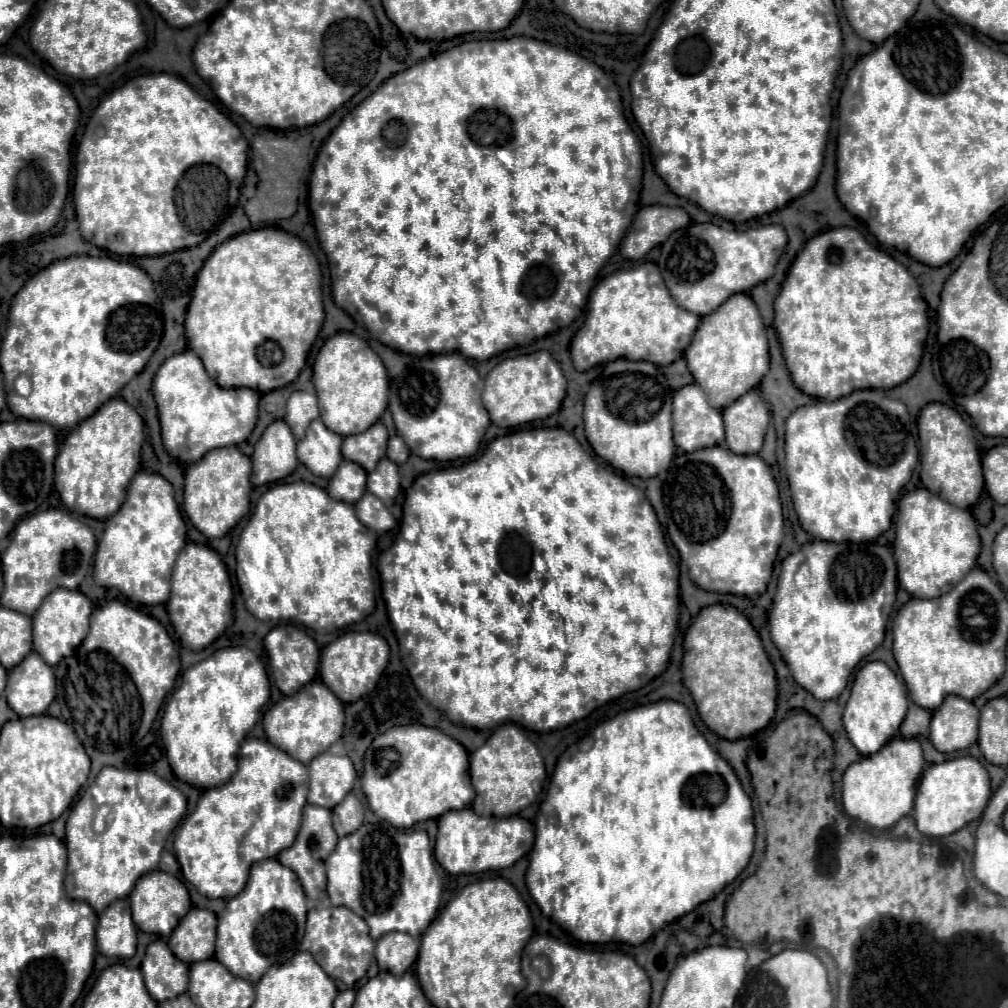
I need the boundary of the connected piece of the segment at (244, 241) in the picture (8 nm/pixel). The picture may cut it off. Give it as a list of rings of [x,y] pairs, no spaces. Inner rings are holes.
[[[262,228],[262,230],[250,230],[250,232],[244,232],[244,234],[238,234],[230,240],[226,240],[224,244],[220,244],[212,256],[204,262],[202,270],[198,272],[196,276],[196,286],[194,286],[194,296],[190,300],[190,306],[186,310],[186,320],[184,320],[184,328],[186,328],[186,338],[188,338],[188,346],[190,350],[194,350],[200,360],[204,362],[204,368],[208,372],[210,378],[214,378],[222,388],[252,388],[260,394],[266,394],[270,390],[276,390],[276,388],[282,388],[286,384],[290,384],[292,380],[298,378],[300,370],[304,368],[306,364],[306,354],[310,350],[310,346],[314,344],[320,328],[322,328],[322,322],[324,322],[324,306],[322,306],[322,292],[320,292],[320,264],[316,260],[316,256],[312,254],[312,250],[296,236],[292,234],[286,234],[284,230],[272,230],[272,228]],[[264,340],[272,340],[272,342],[278,342],[278,346],[282,348],[284,352],[284,358],[282,362],[274,364],[274,366],[262,366],[256,358],[256,348],[264,342]]]

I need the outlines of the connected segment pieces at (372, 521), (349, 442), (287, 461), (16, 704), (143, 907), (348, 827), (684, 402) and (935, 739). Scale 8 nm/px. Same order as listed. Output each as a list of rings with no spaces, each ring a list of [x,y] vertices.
[[[366,492],[356,504],[356,514],[358,514],[358,520],[368,526],[370,530],[374,532],[388,532],[396,526],[396,520],[392,518],[392,514],[386,510],[386,506],[374,498],[374,494]]]
[[[376,422],[374,426],[370,426],[370,430],[362,434],[346,436],[342,442],[342,456],[370,472],[376,468],[378,460],[386,456],[386,442],[388,432],[382,422]]]
[[[274,420],[254,446],[252,484],[262,486],[284,480],[298,466],[296,438],[284,420]]]
[[[30,652],[14,670],[8,672],[4,690],[8,706],[18,716],[44,714],[56,696],[56,678],[40,654]]]
[[[152,870],[150,874],[144,874],[138,880],[138,886],[134,886],[130,894],[130,906],[132,906],[132,918],[134,924],[150,934],[158,934],[162,938],[168,938],[180,918],[190,910],[190,896],[186,886],[172,874],[166,874],[162,870]]]
[[[348,794],[344,802],[334,806],[332,814],[334,814],[334,830],[340,838],[358,830],[362,824],[362,816],[364,816],[362,806],[354,794]]]
[[[688,384],[688,386],[680,388],[680,390],[674,394],[672,422],[674,422],[674,442],[676,442],[678,450],[682,450],[682,452],[698,450],[698,448],[702,448],[702,446],[724,444],[722,412],[720,412],[720,410],[714,410],[714,408],[708,404],[706,394],[702,392],[702,388],[700,388],[698,384]]]
[[[958,696],[946,698],[938,710],[932,712],[930,742],[940,752],[954,752],[972,746],[978,738],[978,708]]]

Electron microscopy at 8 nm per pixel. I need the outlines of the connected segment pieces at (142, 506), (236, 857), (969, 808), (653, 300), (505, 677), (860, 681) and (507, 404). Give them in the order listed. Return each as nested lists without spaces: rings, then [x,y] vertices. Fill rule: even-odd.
[[[138,472],[132,486],[128,486],[126,502],[106,522],[94,556],[94,582],[104,588],[118,588],[138,604],[166,604],[172,566],[184,544],[186,526],[174,500],[172,484],[160,474]]]
[[[246,740],[238,752],[236,774],[224,786],[204,790],[196,810],[184,818],[174,836],[184,878],[208,898],[232,898],[244,888],[254,862],[274,858],[280,850],[292,846],[306,804],[306,768],[270,742]]]
[[[962,756],[942,764],[930,764],[918,782],[914,802],[916,826],[926,836],[948,836],[964,828],[968,822],[980,818],[990,794],[988,772],[976,758]]]
[[[644,262],[632,270],[620,270],[604,278],[590,292],[586,314],[586,322],[570,344],[574,368],[580,372],[616,358],[648,360],[658,366],[672,364],[684,354],[700,322],[696,314],[682,310],[674,302],[662,282],[658,266],[652,262]]]
[[[564,428],[516,430],[494,438],[480,460],[420,474],[406,490],[400,532],[394,544],[378,556],[378,572],[386,610],[400,644],[402,664],[422,698],[456,724],[490,730],[502,722],[516,722],[534,732],[558,730],[586,718],[592,710],[622,694],[646,686],[668,666],[680,608],[680,570],[668,552],[660,522],[640,488],[584,452],[578,440]]]
[[[868,662],[864,668],[858,670],[854,678],[852,694],[844,708],[842,722],[848,738],[858,748],[858,752],[870,756],[878,752],[888,740],[898,736],[898,728],[906,716],[906,708],[908,708],[906,690],[898,676],[884,662]]]
[[[546,350],[502,360],[486,376],[482,404],[492,422],[502,428],[514,428],[532,420],[542,420],[554,414],[566,396],[566,378],[556,360]]]

